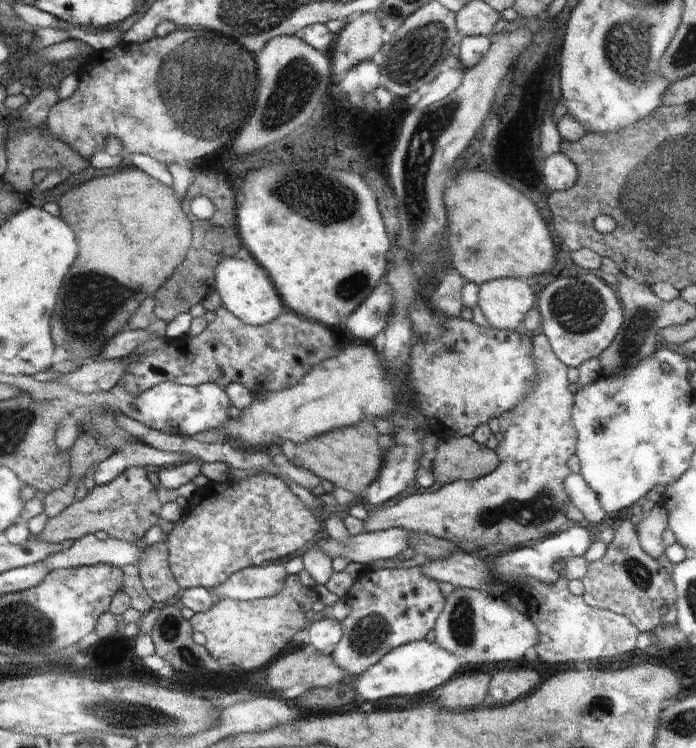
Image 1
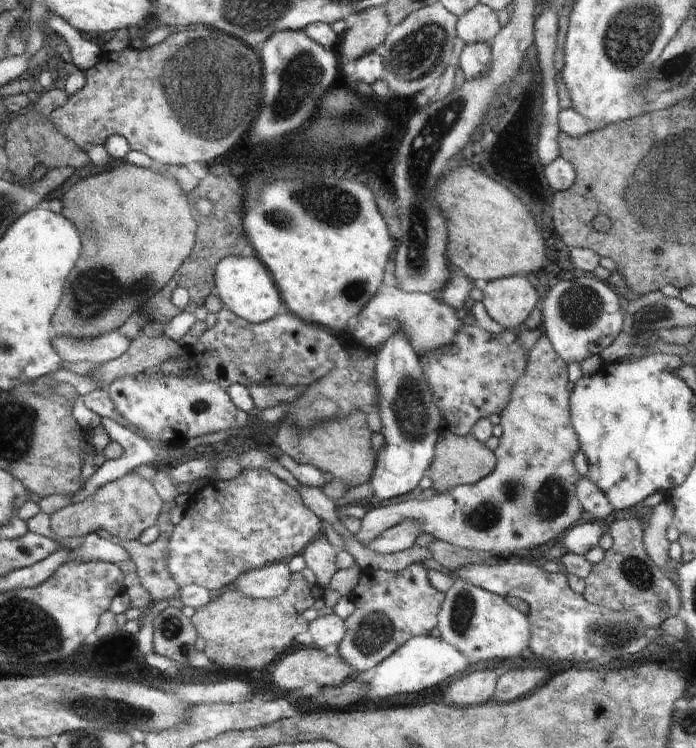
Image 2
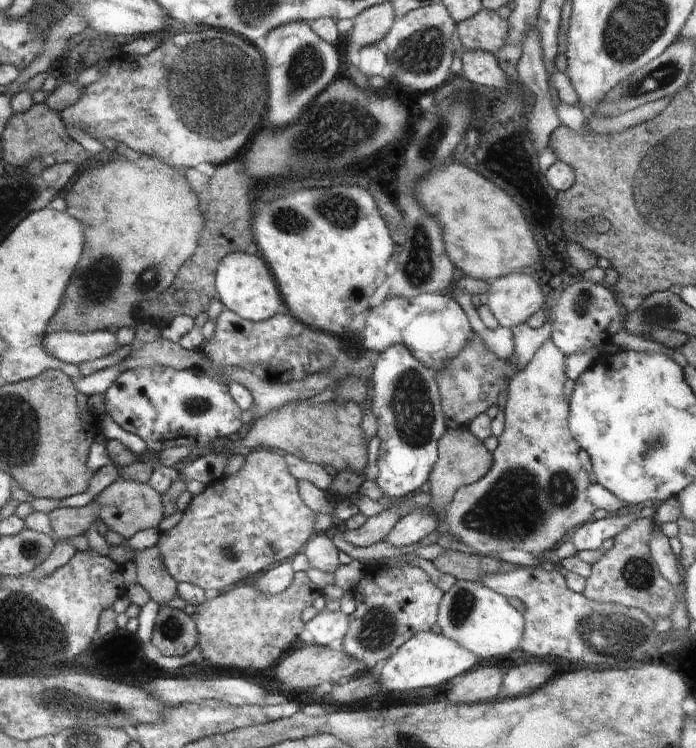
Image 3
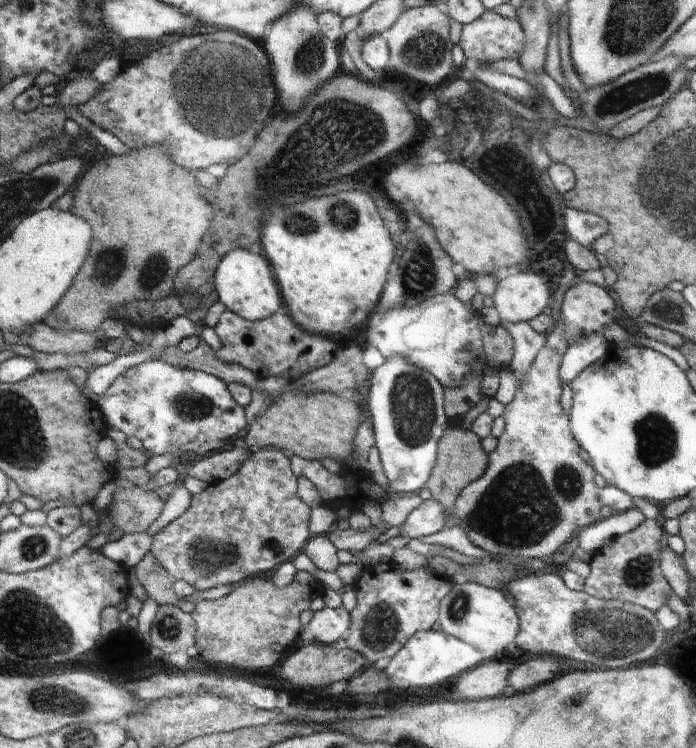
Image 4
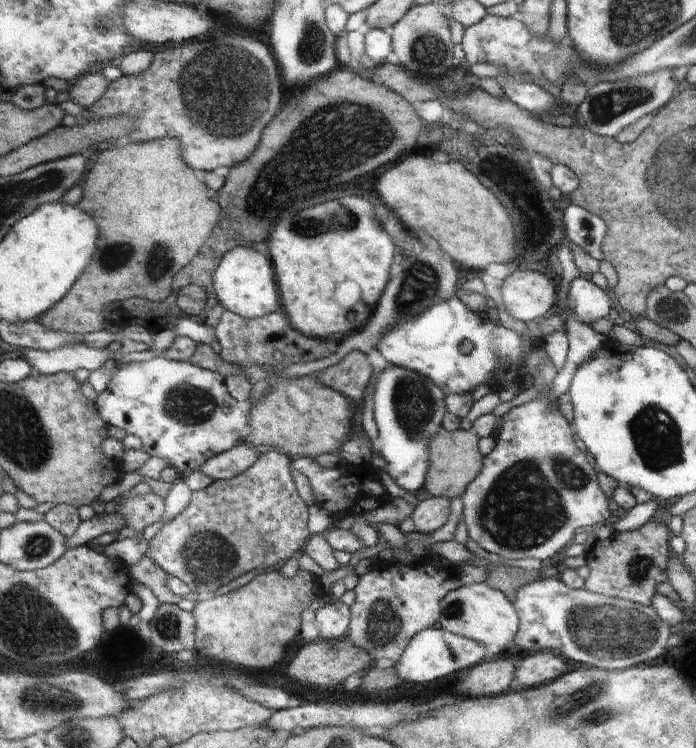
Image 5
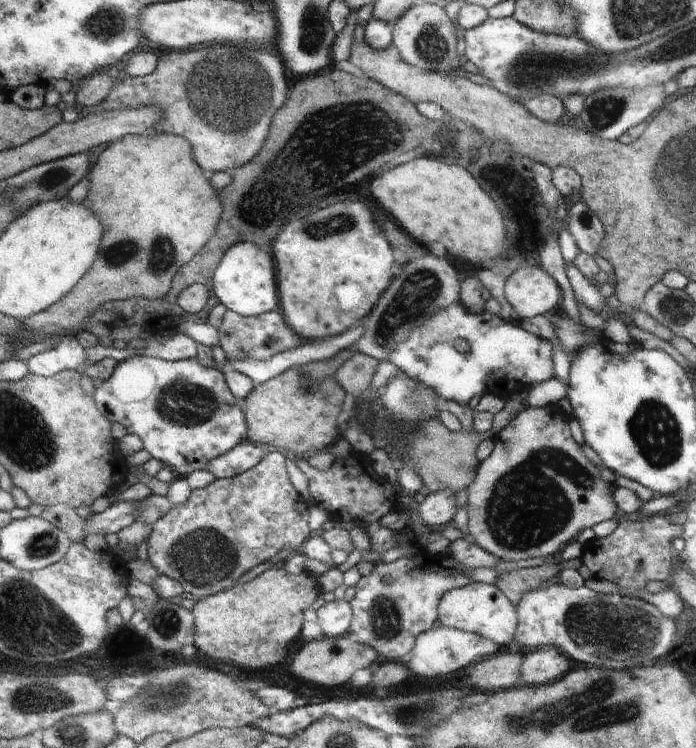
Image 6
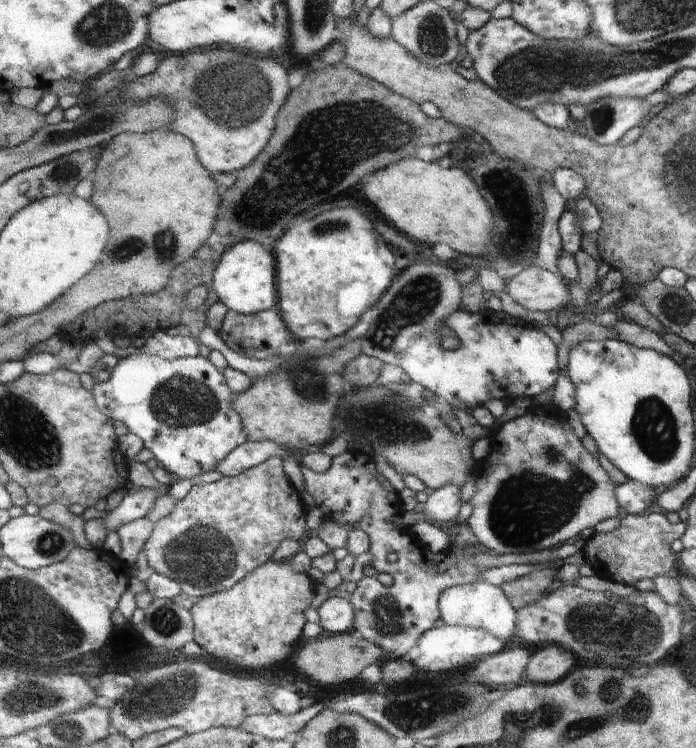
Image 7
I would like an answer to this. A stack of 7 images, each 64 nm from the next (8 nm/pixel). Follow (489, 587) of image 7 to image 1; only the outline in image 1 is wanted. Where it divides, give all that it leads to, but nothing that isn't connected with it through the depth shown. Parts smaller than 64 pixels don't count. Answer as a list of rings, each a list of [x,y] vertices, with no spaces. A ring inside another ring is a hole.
[[[468,587],[456,588],[448,595],[433,629],[435,642],[457,656],[463,668],[470,668],[470,664],[512,662],[518,656],[524,658],[526,650],[538,644],[538,632],[527,614],[510,607],[500,597]]]

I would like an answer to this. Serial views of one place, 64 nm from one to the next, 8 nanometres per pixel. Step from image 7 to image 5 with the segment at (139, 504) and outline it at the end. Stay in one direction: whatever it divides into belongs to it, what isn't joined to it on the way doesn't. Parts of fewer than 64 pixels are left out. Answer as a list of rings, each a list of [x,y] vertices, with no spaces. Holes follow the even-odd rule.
[[[118,512],[94,515],[89,521],[84,521],[78,532],[69,538],[69,548],[87,545],[90,540],[100,538],[102,534],[117,534],[124,526],[125,520],[118,515]]]

